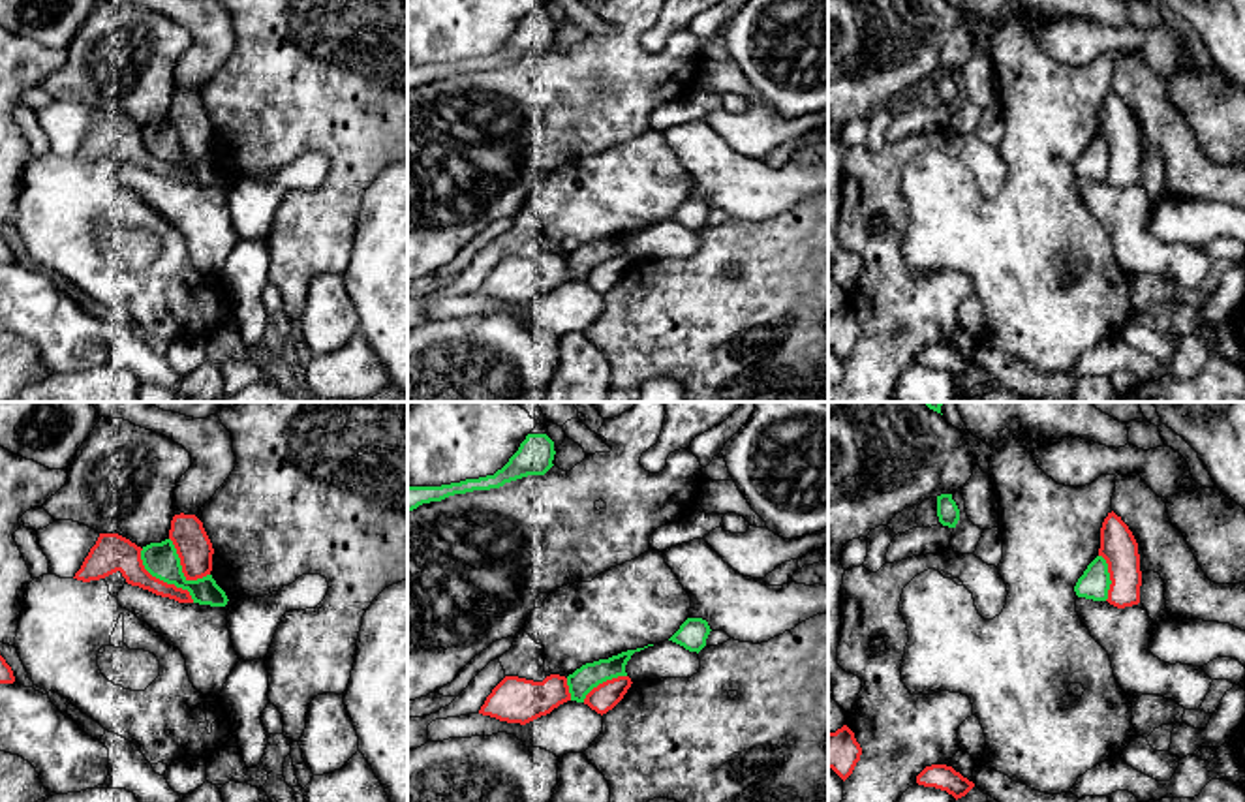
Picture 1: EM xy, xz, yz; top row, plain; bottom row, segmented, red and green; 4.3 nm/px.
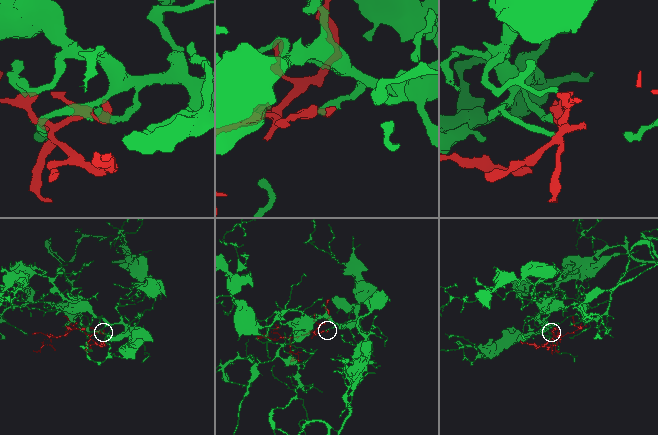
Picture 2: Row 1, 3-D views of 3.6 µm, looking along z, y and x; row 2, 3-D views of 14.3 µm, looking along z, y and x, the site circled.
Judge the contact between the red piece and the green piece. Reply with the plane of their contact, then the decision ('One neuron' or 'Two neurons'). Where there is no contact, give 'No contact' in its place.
Touches red in xy. Two neurons

